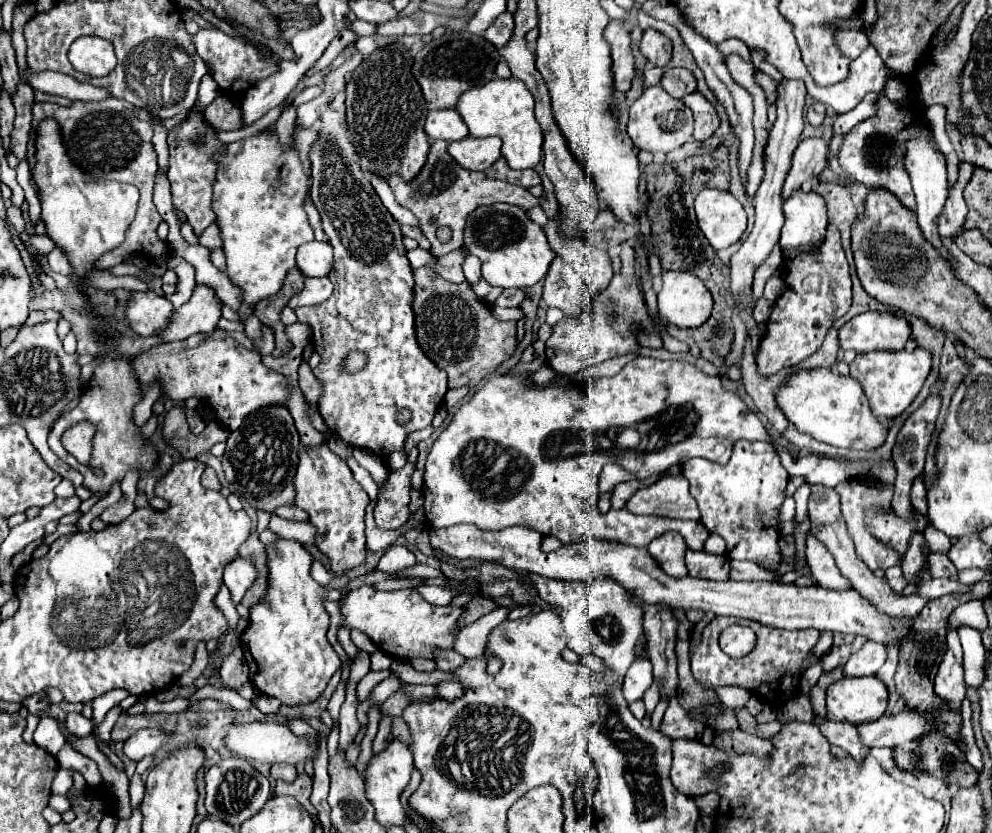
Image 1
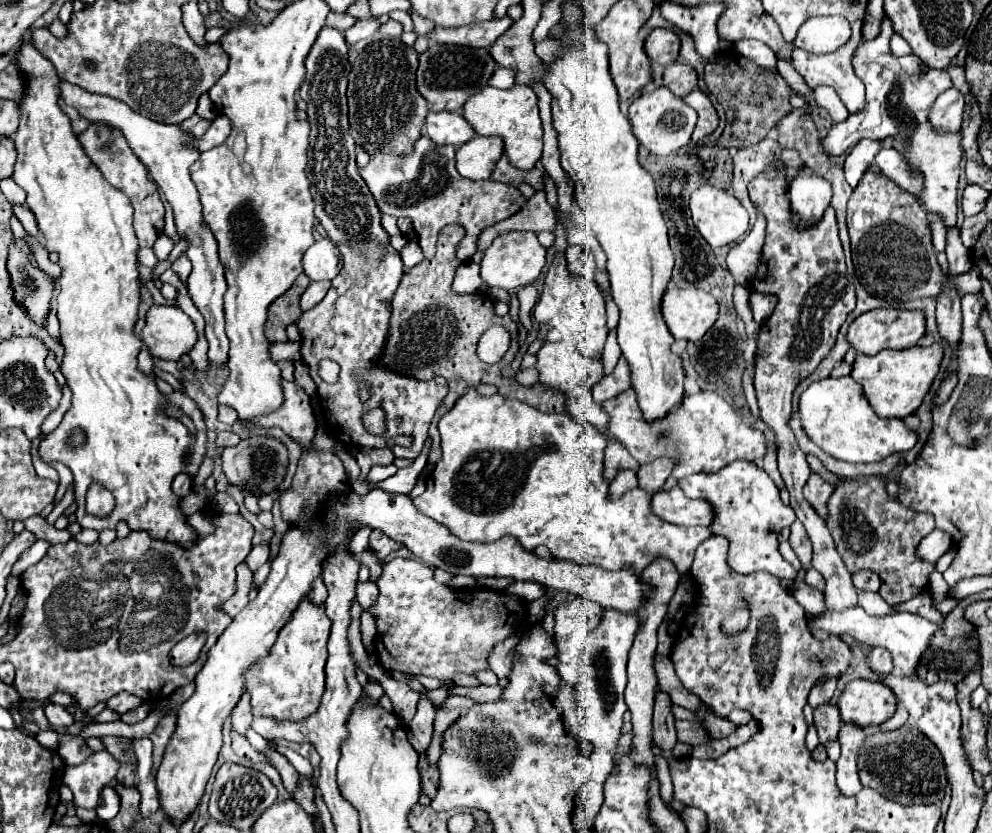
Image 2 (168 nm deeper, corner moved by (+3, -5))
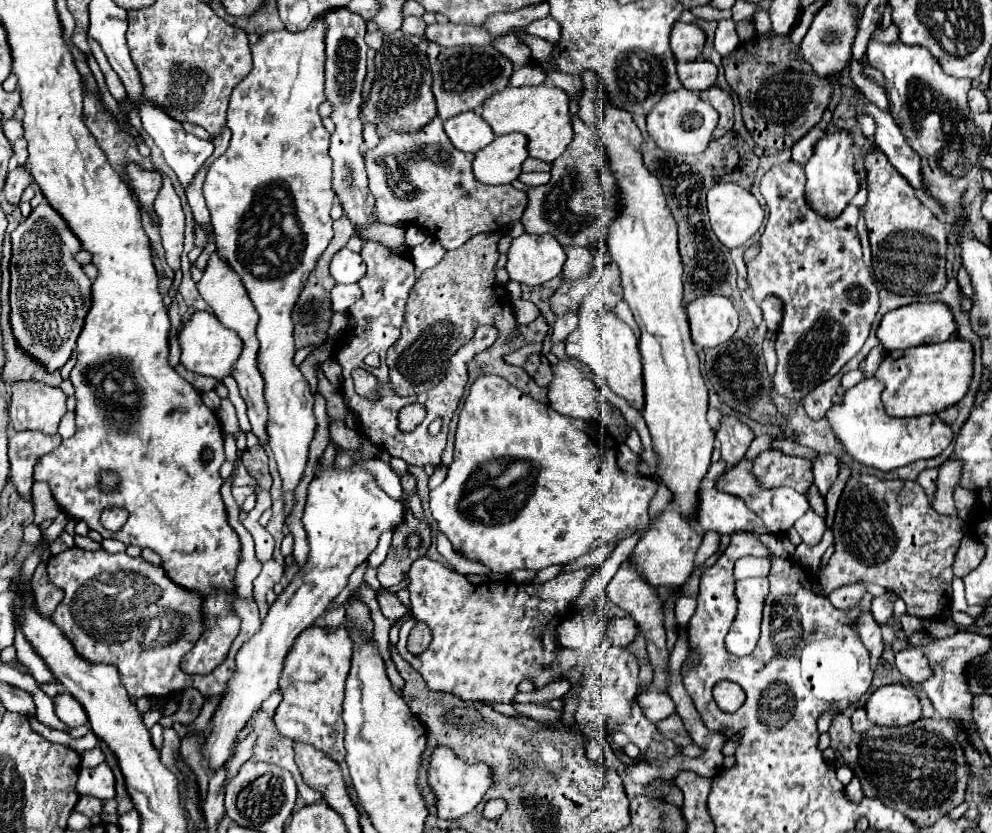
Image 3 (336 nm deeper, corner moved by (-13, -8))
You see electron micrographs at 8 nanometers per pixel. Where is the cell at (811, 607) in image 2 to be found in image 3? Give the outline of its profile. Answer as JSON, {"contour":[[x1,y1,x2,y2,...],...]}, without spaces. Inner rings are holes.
{"contour":[[852,473,840,495,834,525,832,525,836,549,828,565,816,573,816,593,828,595,832,589,838,589,848,583,856,583,858,577,868,577,870,583,882,585,898,593,904,599,906,611,910,615,916,615,918,619,938,621,952,603,952,579,954,579,952,563,960,547,960,541,966,535,964,527,966,523,960,517,946,517,936,513,924,489,920,489,916,481,878,479,876,475]]}

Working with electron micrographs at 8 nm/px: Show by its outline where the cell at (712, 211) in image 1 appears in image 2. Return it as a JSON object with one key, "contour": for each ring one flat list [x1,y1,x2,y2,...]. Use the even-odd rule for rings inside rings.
{"contour":[[702,186,694,194,691,194,690,212,692,220,694,220,694,226,698,228,702,238,712,248,732,244,732,242,740,240,748,230,748,212,744,210,744,206,734,196,726,194,720,188,714,188,714,186]]}

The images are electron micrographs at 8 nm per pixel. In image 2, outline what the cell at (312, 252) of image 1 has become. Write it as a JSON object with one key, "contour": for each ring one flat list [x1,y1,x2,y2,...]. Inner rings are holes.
{"contour":[[322,238,306,250,302,266,310,280,332,280,340,272,340,250]]}

